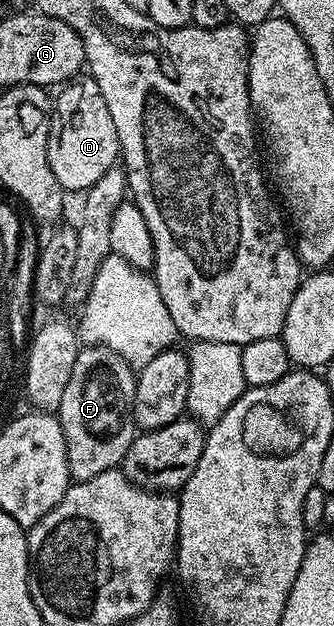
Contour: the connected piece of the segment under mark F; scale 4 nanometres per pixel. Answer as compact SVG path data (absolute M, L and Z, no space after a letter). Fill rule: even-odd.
M85 345L77 349L74 372L70 372L58 411L66 440L68 472L75 481L90 480L98 472L115 470L123 463L138 433L132 418L136 376L137 371L110 348Z

